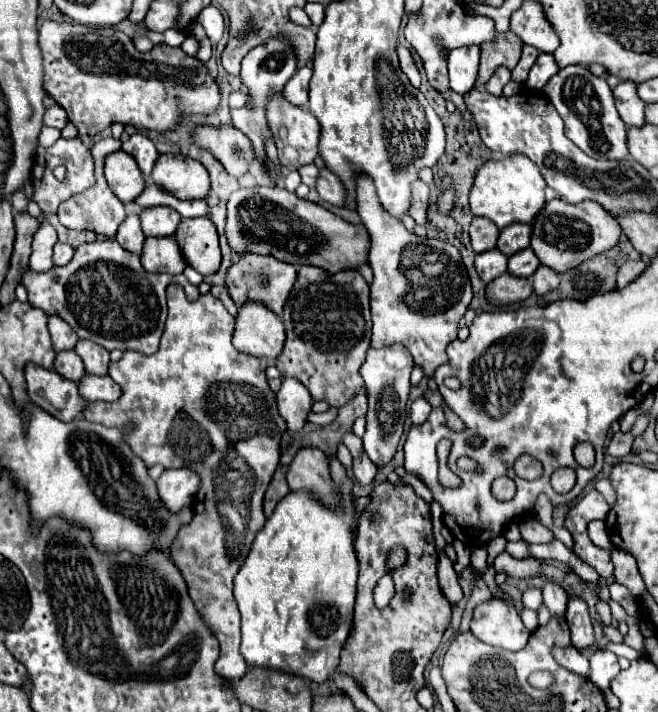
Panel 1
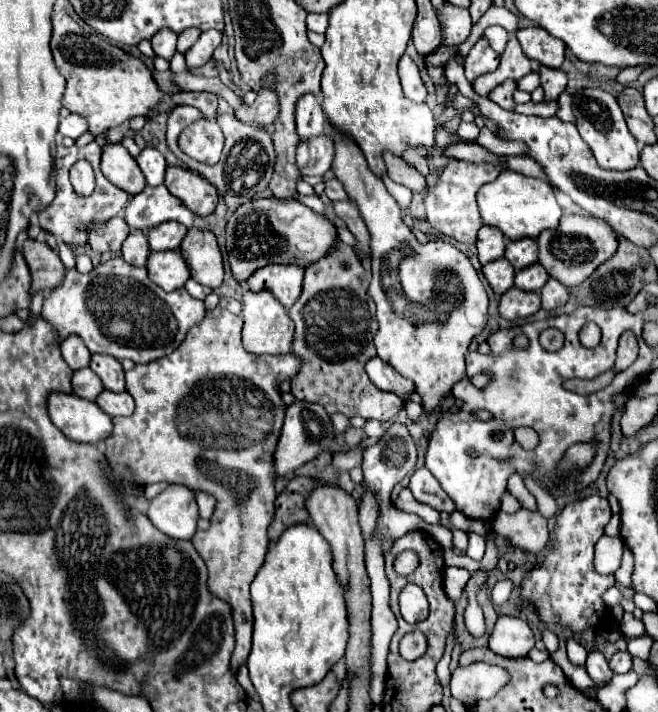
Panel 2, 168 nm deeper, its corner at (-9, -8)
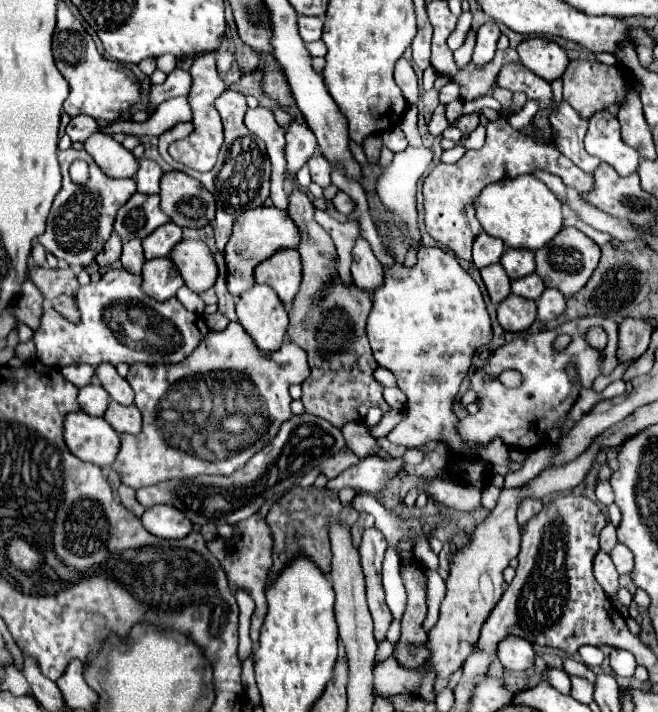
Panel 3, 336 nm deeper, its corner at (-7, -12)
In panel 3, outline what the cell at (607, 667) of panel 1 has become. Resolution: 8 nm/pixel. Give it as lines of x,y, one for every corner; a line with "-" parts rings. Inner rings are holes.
612,648
610,666
616,672
616,676
632,676
634,670
636,670
634,654
626,652
626,650
620,650
620,648

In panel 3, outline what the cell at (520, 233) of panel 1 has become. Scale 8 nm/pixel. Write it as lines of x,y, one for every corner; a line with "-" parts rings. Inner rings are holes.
508,248
504,254
502,254
502,260
500,264
504,266
506,274
516,280
516,278
522,278
522,276
528,276
536,270
536,262
534,262
534,252
532,250
514,250
514,248

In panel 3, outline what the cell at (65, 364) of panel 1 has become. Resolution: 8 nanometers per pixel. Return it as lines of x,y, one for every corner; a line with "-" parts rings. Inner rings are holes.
90,384
90,386
80,390
78,402
80,402
80,408
86,414
90,414
90,416
104,416
106,408
108,408
108,402
110,402
110,396
100,384

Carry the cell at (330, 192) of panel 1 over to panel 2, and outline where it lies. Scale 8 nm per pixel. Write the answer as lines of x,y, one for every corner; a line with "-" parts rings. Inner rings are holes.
336,200
334,202
334,212
336,212
336,216
340,216
346,222
348,230
356,236
358,246
362,248
362,254
368,256
370,254
370,248
368,248
370,234
366,230
366,224
364,224
364,220
362,220
356,204
352,200

